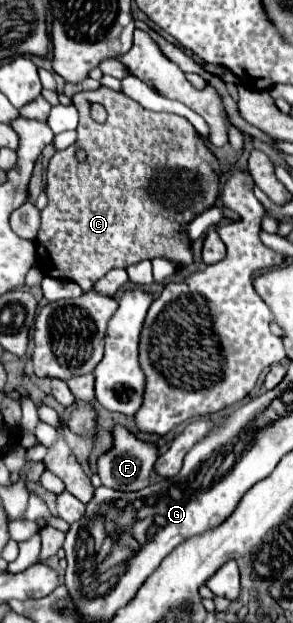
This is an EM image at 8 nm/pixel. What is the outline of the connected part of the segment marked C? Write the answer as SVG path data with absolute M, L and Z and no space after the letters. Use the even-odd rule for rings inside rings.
M99 87L97 91L81 91L81 93L77 93L73 97L73 105L79 111L77 141L75 141L75 145L71 145L71 147L63 149L63 151L57 151L51 157L51 161L49 161L49 167L47 167L47 195L49 195L49 203L41 211L41 229L39 229L39 235L37 235L37 241L47 249L53 267L61 273L61 277L71 279L85 293L89 293L93 289L95 281L99 281L107 271L117 269L117 267L129 267L129 265L139 263L143 259L163 257L163 259L169 259L171 263L177 263L177 265L191 265L193 263L193 247L191 247L191 241L185 235L185 227L199 213L203 213L203 211L207 211L207 209L211 209L215 205L215 201L219 197L219 191L221 191L221 181L219 181L221 179L221 171L219 171L221 163L219 163L219 159L203 143L203 139L199 137L199 133L195 131L195 127L185 117L173 115L173 113L155 113L155 111L149 111L149 109L141 107L137 101L129 99L127 95L123 95L119 91L113 91L113 89L107 89L107 87ZM91 103L101 103L107 109L107 121L105 123L95 123L91 119L91 115L89 115ZM77 149L85 149L87 151L87 159L85 161L77 161L75 159L75 151Z

